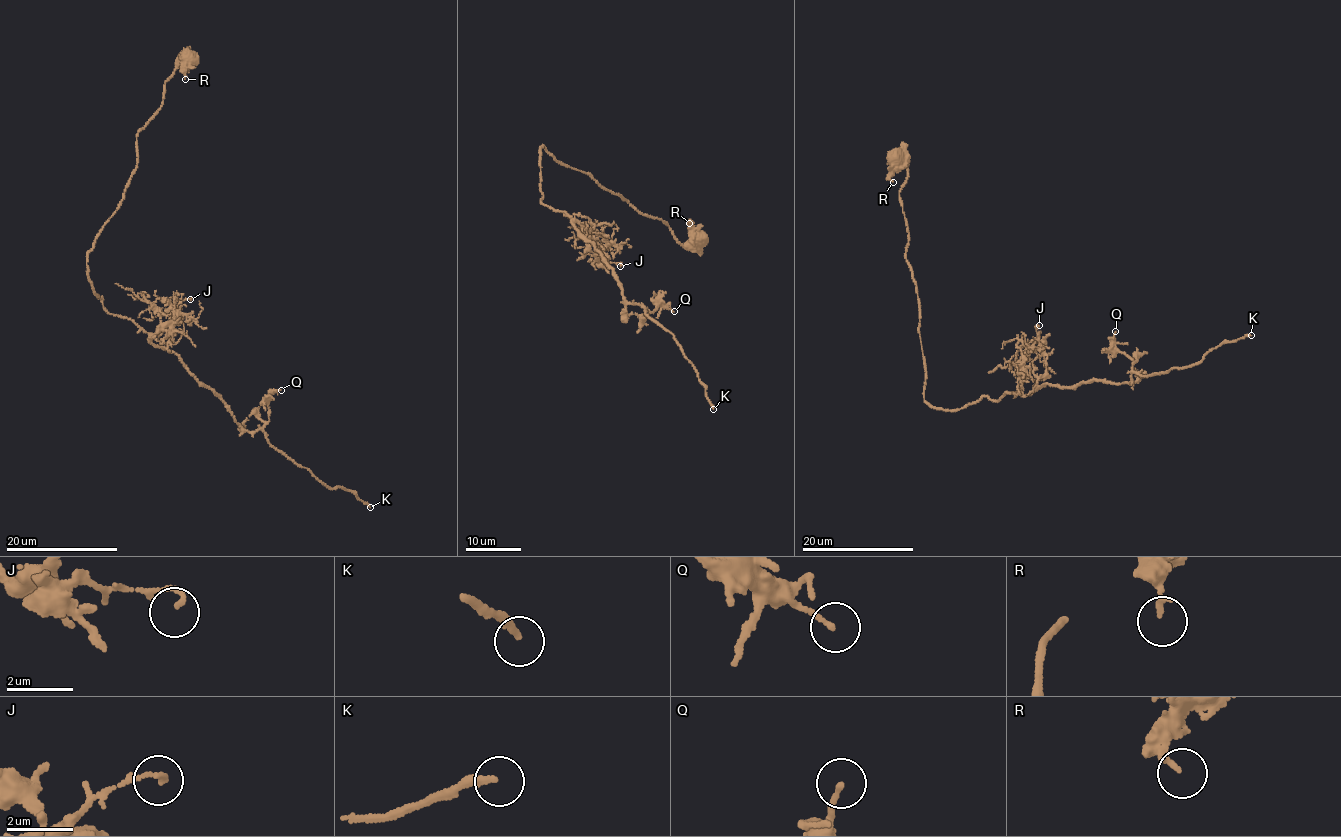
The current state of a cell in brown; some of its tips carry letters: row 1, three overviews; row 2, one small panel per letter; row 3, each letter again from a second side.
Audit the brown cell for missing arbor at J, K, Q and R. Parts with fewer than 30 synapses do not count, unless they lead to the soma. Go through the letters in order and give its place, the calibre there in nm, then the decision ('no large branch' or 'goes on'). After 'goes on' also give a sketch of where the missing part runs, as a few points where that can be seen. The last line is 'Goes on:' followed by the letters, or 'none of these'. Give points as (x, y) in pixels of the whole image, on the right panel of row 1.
J: place (1039, 325); calibre 130 nm; no large branch
K: place (1251, 335); calibre 170 nm; goes on; course (1251, 335), (1305, 313), (1300, 276), (1255, 228), (1223, 231), (1147, 200), (1144, 184), (1158, 166)
Q: place (1115, 331); calibre 160 nm; no large branch
R: place (893, 182); calibre 150 nm; no large branch
Goes on: K

